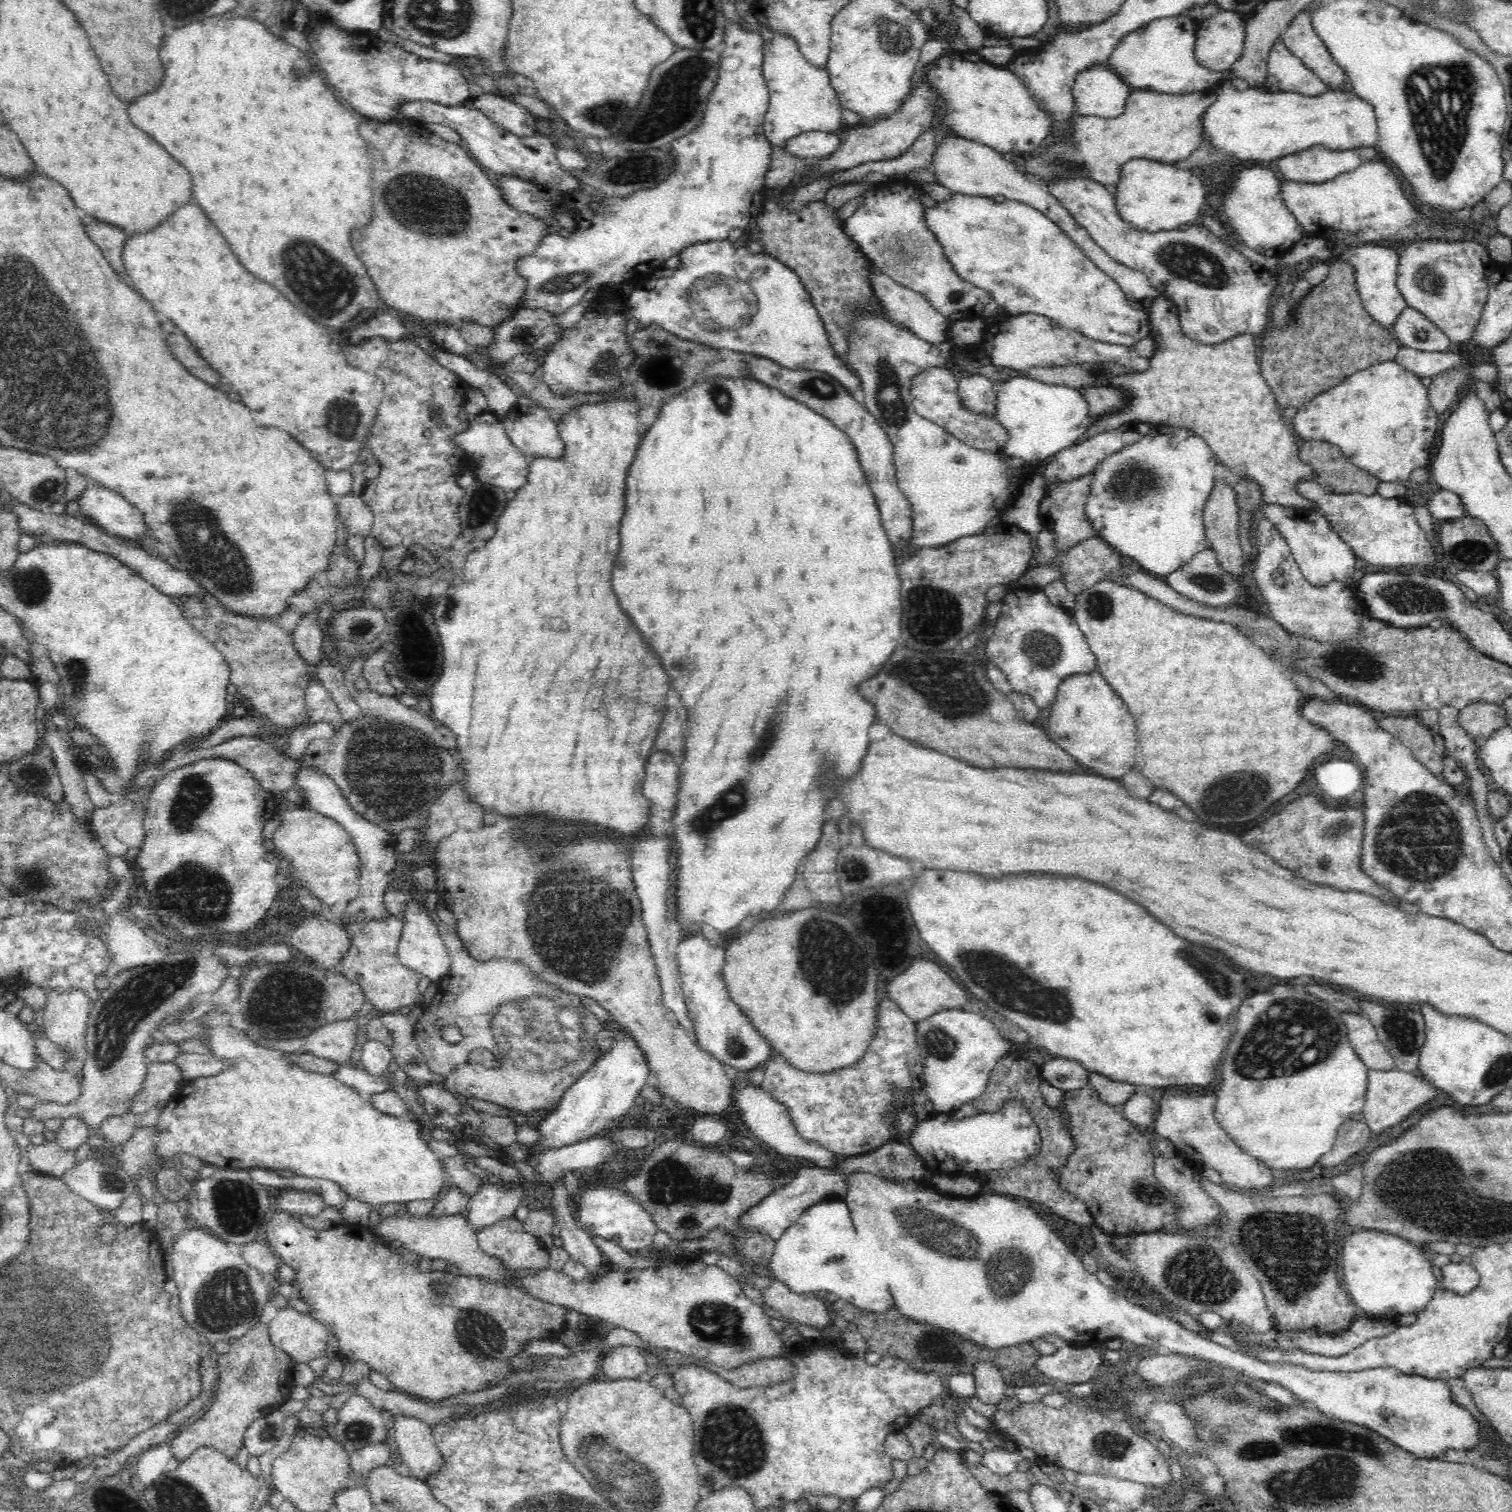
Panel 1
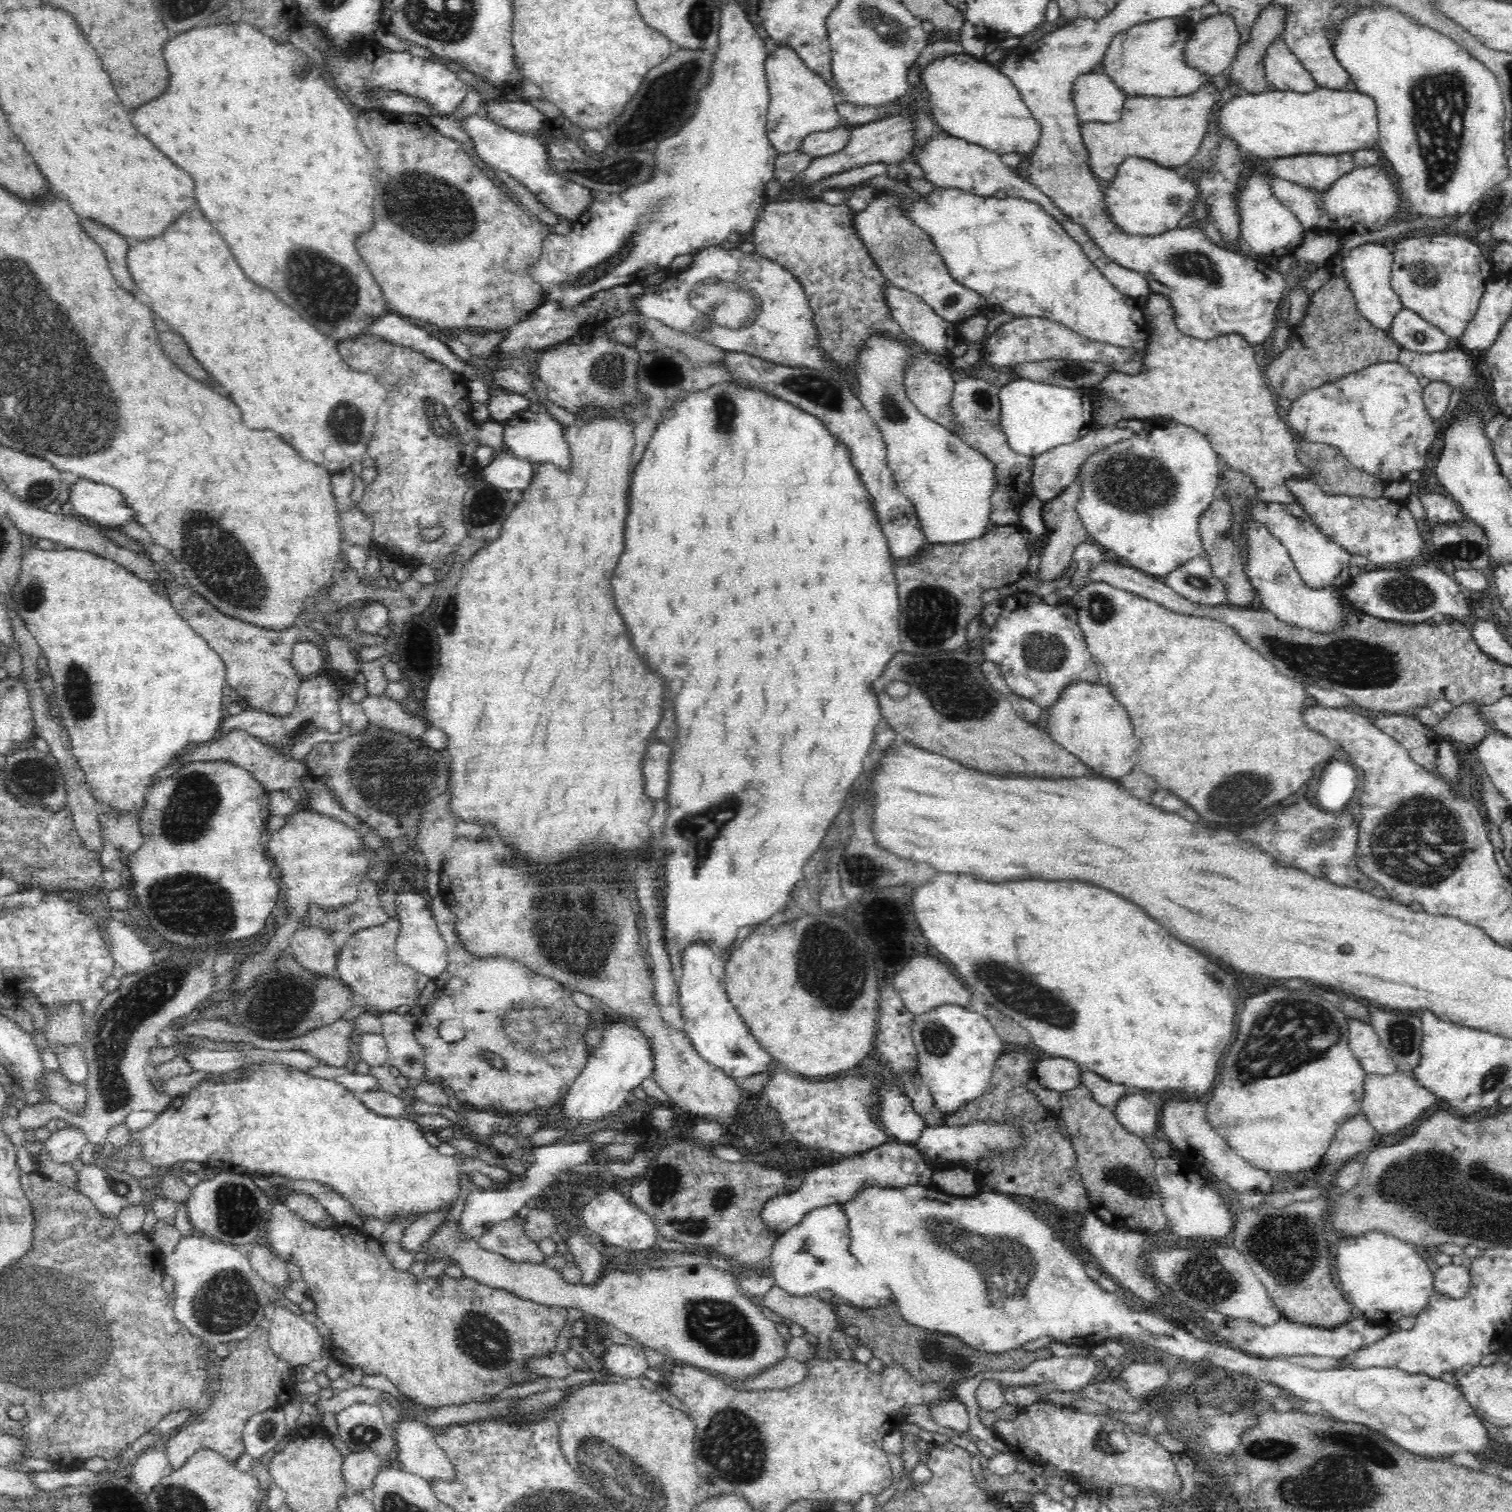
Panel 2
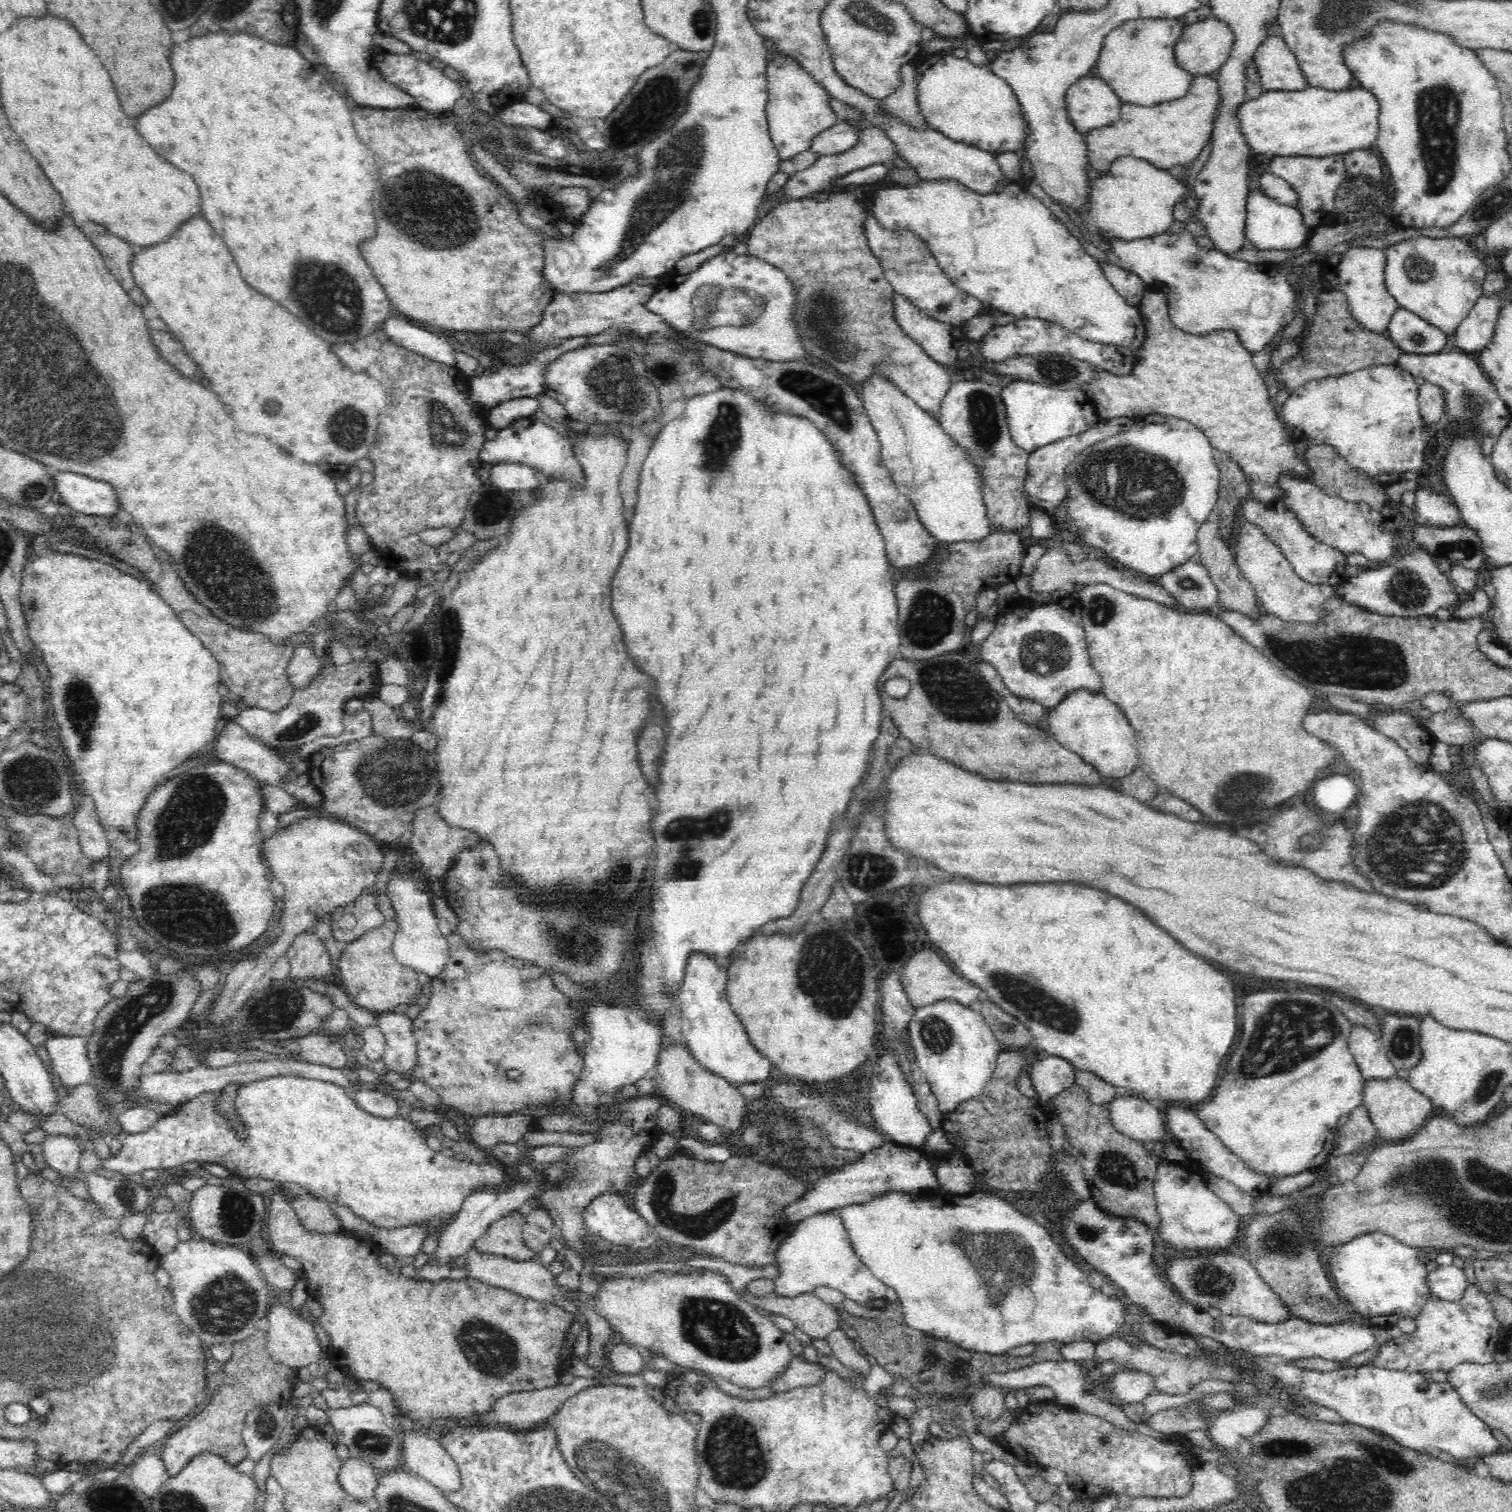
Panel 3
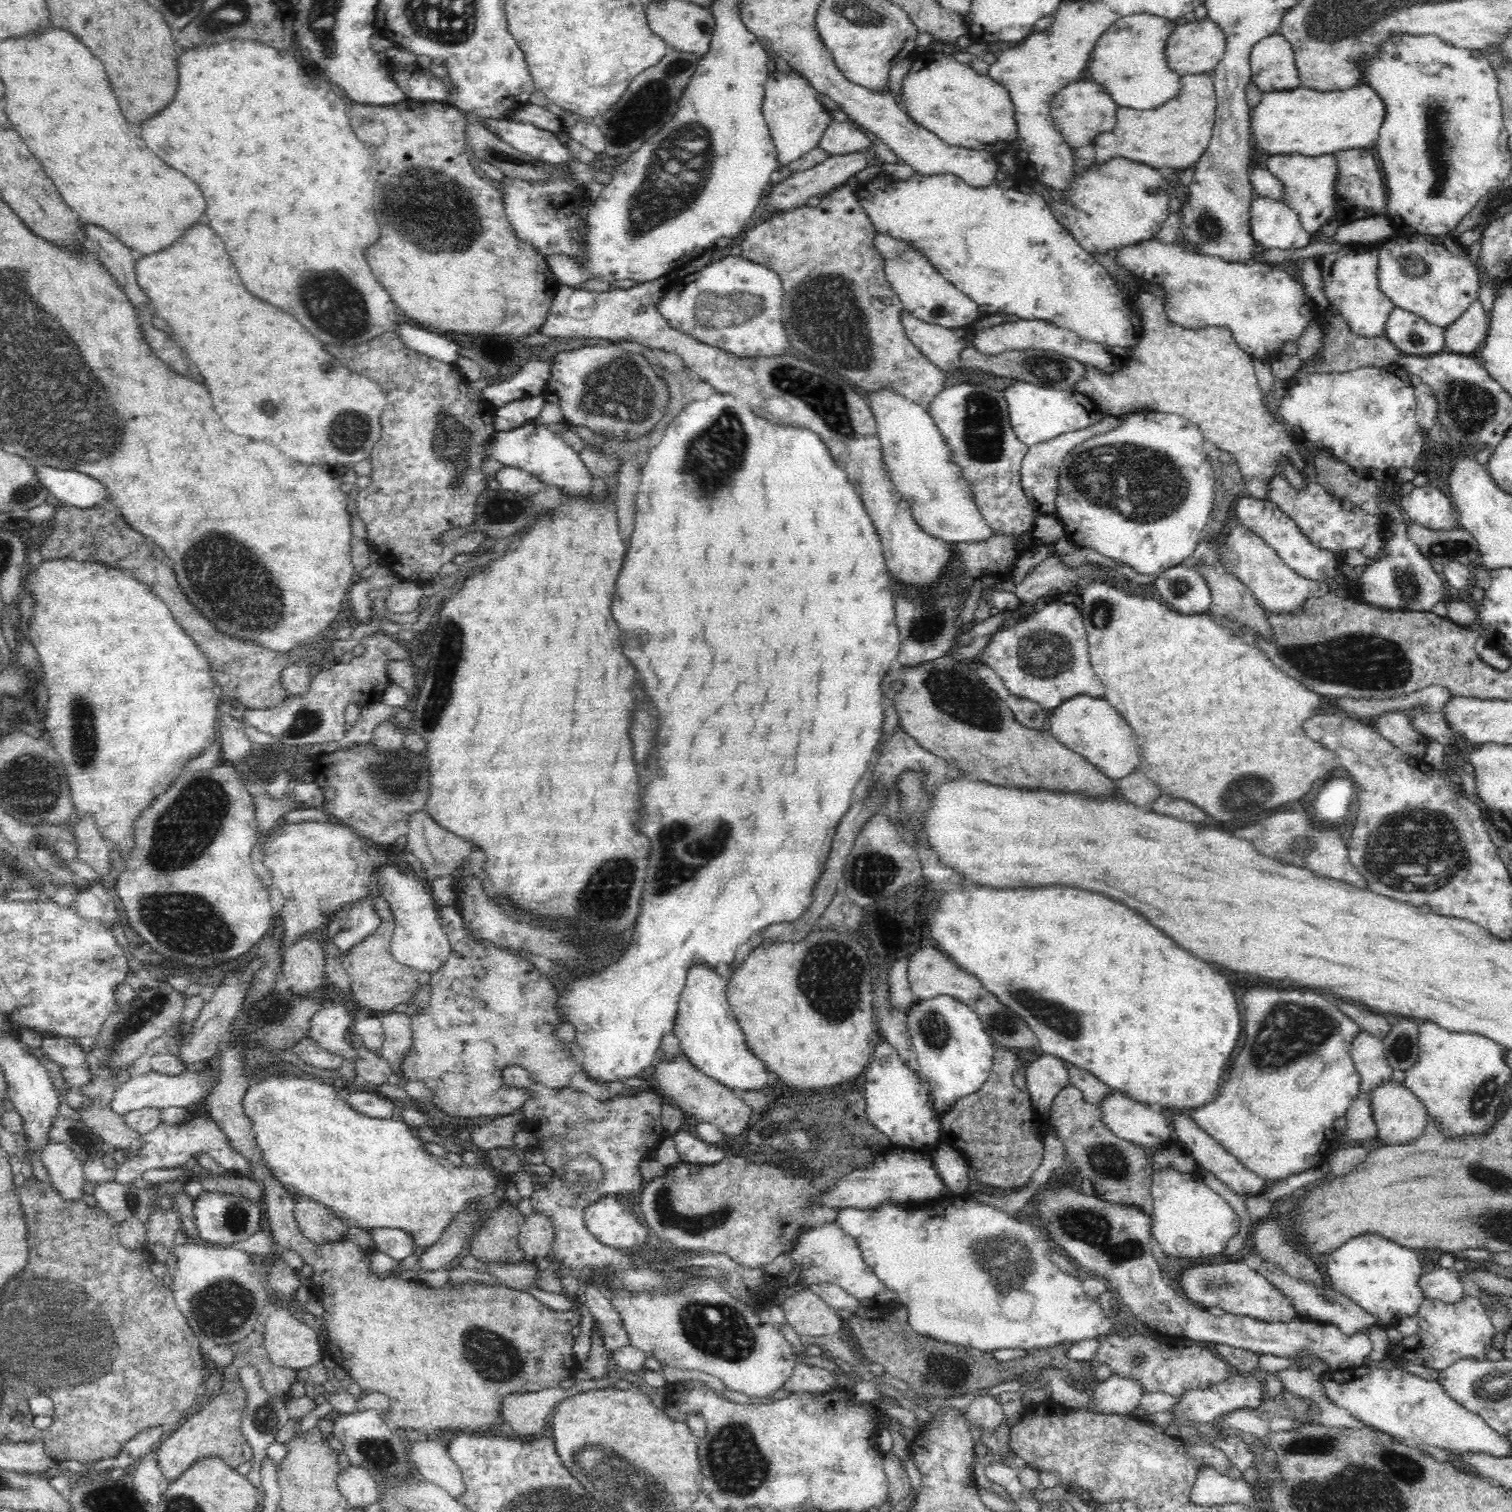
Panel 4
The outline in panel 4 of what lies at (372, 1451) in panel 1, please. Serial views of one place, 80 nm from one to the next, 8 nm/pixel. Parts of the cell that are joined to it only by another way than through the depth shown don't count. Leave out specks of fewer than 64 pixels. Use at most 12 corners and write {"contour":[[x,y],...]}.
{"contour":[[354,1464],[336,1482],[347,1508],[377,1502],[381,1484]]}

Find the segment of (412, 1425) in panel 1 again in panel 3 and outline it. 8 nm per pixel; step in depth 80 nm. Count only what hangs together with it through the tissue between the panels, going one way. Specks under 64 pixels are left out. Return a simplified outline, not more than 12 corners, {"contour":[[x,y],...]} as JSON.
{"contour":[[404,1431],[403,1469],[444,1492],[461,1474],[438,1439]]}

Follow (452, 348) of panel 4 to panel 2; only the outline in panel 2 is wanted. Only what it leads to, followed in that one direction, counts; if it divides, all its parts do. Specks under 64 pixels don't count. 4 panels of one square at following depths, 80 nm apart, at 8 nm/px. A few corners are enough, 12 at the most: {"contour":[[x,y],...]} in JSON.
{"contour":[[396,312],[358,335],[422,352],[466,380],[487,376],[454,355],[446,343]]}

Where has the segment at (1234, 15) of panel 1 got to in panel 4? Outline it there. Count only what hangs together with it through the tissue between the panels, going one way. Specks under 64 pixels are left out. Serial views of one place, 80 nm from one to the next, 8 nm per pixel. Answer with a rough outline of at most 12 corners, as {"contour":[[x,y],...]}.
{"contour":[[1210,18],[1180,21],[1168,65],[1180,76],[1210,74],[1226,33]]}

